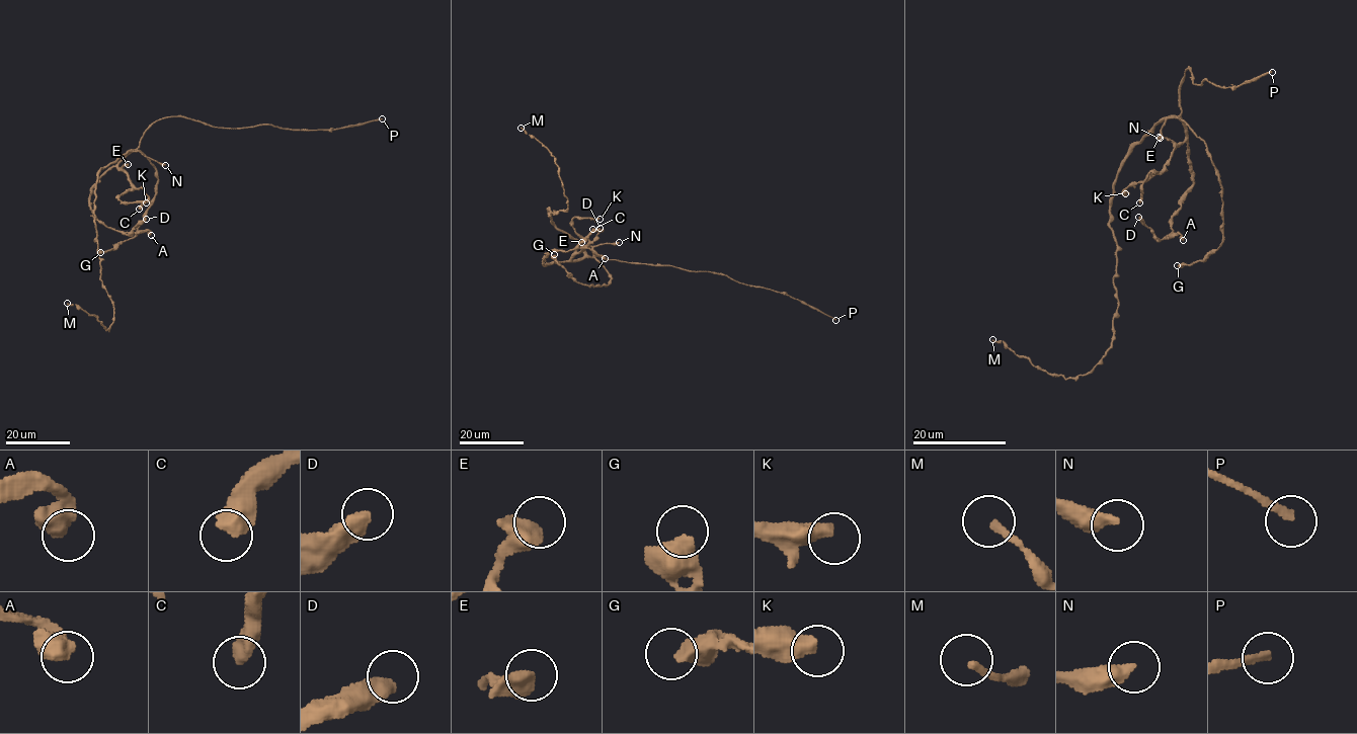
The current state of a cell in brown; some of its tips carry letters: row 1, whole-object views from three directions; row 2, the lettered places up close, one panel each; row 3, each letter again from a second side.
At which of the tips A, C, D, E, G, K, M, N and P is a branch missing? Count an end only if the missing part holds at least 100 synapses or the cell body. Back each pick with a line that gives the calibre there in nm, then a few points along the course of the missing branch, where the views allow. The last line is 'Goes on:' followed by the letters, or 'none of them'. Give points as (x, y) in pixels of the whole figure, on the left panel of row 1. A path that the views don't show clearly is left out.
P: calibre 200 nm
Goes on: P

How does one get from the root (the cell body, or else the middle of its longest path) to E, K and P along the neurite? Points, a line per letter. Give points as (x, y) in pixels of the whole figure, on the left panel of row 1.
E: (125, 154), (131, 151), (117, 167), (128, 164)
K: (125, 154), (131, 151), (117, 167), (127, 174), (135, 189), (127, 189), (118, 198), (123, 201), (146, 202)
P: (125, 154), (139, 146), (155, 123), (170, 116), (221, 128), (272, 125), (292, 130), (336, 130), (382, 118)

